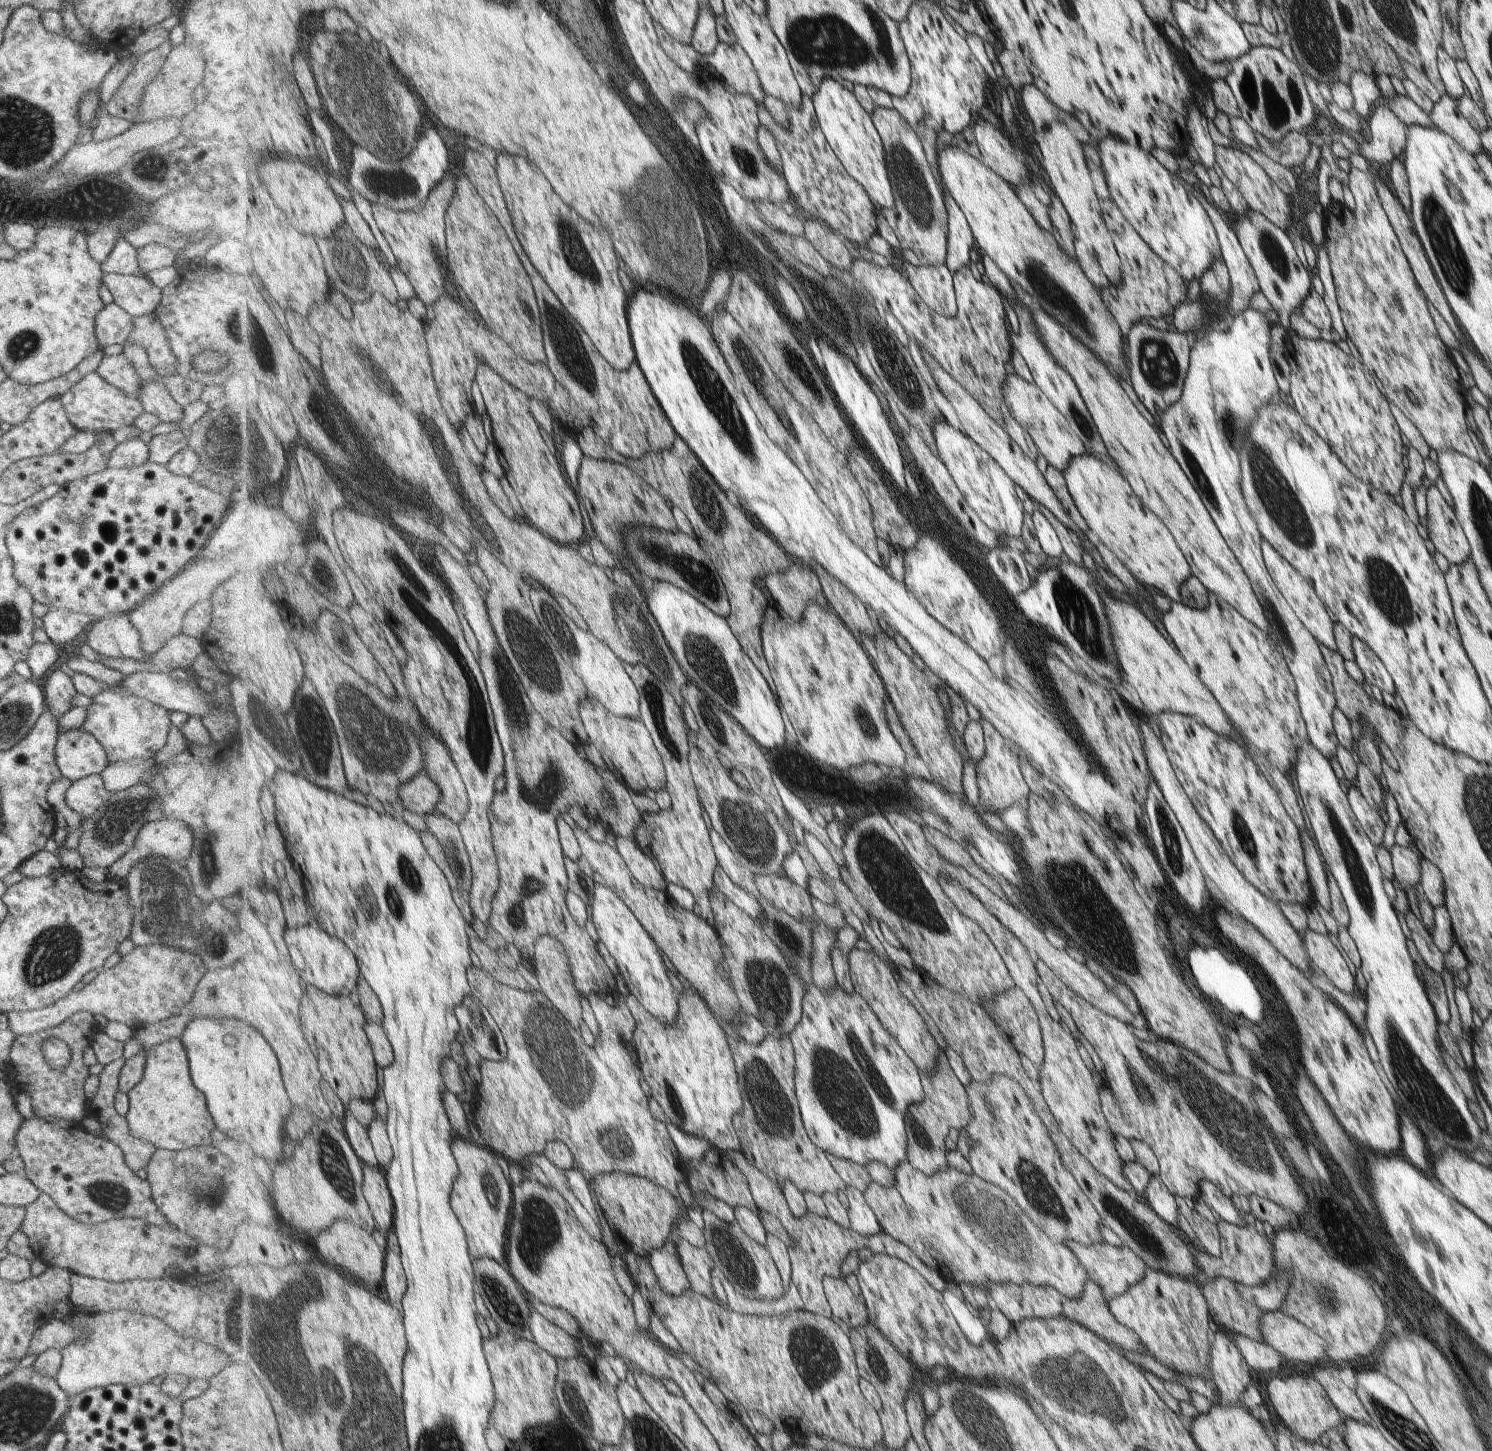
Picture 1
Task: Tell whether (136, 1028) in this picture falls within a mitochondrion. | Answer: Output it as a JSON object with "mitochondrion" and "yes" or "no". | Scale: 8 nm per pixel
{"mitochondrion":"no"}

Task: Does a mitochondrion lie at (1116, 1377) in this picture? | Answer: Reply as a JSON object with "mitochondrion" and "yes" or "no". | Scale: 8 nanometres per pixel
{"mitochondrion":"yes"}

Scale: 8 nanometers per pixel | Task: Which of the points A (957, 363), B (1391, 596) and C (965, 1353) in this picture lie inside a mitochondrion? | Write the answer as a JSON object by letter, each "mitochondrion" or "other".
{"A":"other","B":"mitochondrion","C":"other"}

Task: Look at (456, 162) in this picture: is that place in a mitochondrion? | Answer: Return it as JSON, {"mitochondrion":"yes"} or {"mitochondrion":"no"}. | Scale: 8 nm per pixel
{"mitochondrion":"no"}

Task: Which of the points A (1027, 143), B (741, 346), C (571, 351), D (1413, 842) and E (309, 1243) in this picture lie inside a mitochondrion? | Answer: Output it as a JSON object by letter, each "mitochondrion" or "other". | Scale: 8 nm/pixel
{"A":"other","B":"mitochondrion","C":"mitochondrion","D":"other","E":"other"}

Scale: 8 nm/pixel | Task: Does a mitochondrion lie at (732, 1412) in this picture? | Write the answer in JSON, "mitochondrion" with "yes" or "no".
{"mitochondrion":"no"}

